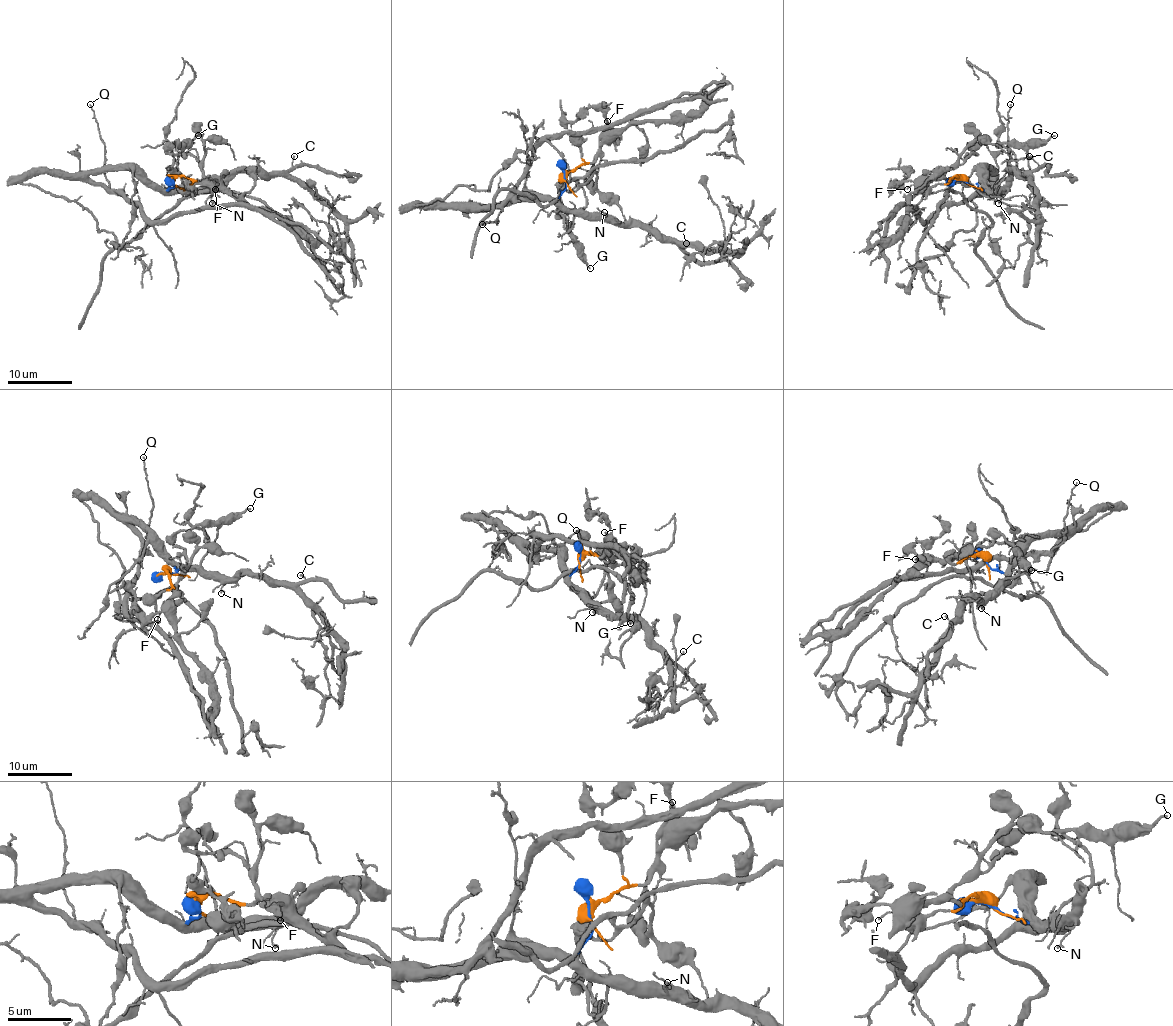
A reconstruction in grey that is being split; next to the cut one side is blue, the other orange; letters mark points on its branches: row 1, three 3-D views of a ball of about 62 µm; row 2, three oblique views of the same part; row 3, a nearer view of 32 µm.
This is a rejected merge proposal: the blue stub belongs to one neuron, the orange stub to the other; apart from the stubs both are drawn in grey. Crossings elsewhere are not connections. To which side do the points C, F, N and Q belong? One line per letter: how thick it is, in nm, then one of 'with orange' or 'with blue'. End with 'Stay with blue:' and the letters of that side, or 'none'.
C: 110 nm thick; with blue
F: 100 nm thick; with orange
N: 140 nm thick; with blue
Q: 110 nm thick; with blue
Stay with blue: C, N, Q

